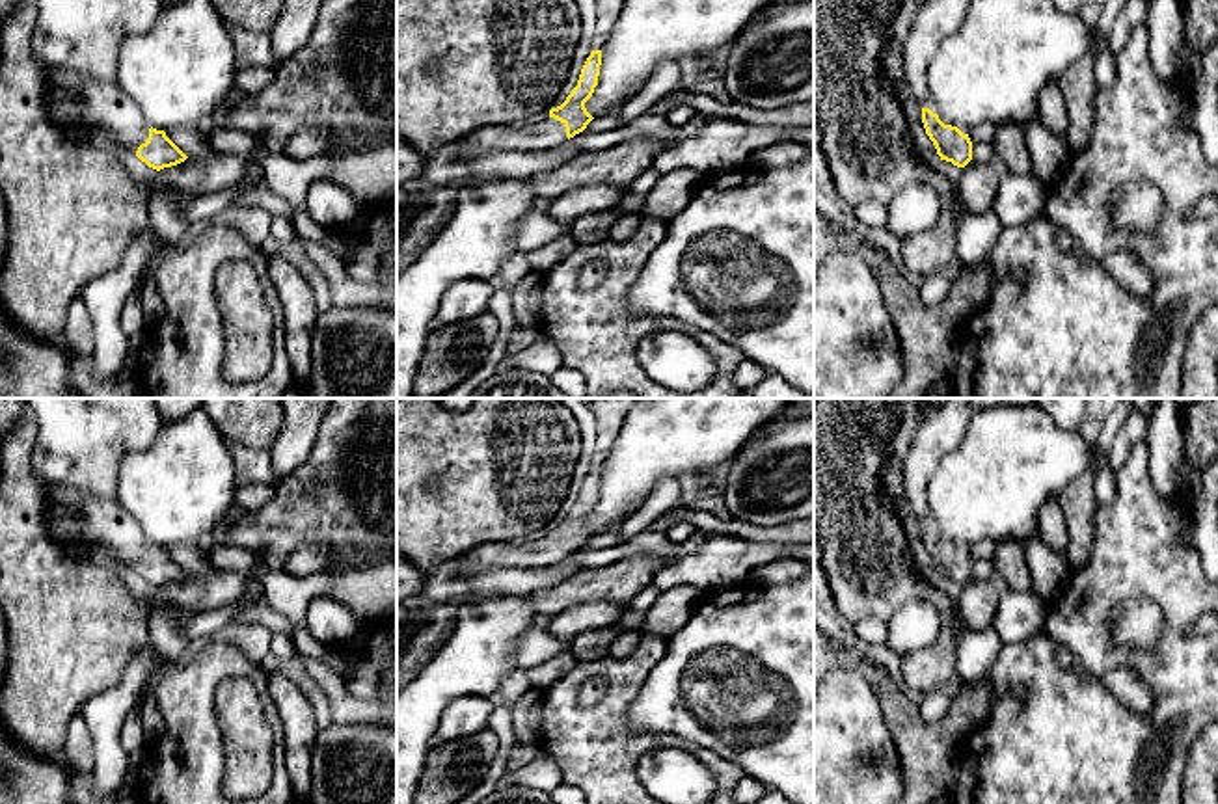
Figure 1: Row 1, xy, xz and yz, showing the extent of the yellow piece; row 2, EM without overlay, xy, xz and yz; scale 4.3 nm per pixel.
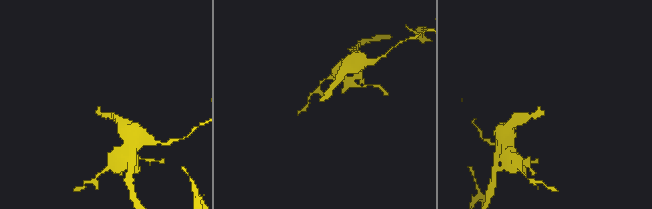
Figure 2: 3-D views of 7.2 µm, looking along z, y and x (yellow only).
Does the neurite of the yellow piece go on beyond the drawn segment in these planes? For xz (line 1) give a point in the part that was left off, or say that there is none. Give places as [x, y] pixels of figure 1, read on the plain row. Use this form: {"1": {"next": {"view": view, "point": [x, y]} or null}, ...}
{"1": {"next": {"view": "xz", "point": [542, 551]}}}

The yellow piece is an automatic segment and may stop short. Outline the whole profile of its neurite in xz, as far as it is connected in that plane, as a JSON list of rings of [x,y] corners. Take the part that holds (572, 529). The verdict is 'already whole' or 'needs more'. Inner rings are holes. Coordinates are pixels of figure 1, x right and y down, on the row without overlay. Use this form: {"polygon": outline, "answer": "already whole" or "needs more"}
{"polygon": [[[592,467],[587,475],[577,502],[566,517],[549,527],[548,534],[535,536],[525,542],[477,545],[456,558],[466,568],[527,568],[540,570],[562,564],[570,555],[583,549],[594,536],[585,519],[592,514],[598,502],[602,482],[602,467]]], "answer": "needs more"}

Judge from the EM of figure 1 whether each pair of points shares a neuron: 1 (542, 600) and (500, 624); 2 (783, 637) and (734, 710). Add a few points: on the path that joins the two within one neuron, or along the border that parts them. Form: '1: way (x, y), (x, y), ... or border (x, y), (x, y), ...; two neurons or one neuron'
1: border (527, 594), (533, 605), (533, 624); two neurons
2: way (783, 656), (783, 661), (753, 691); one neuron

